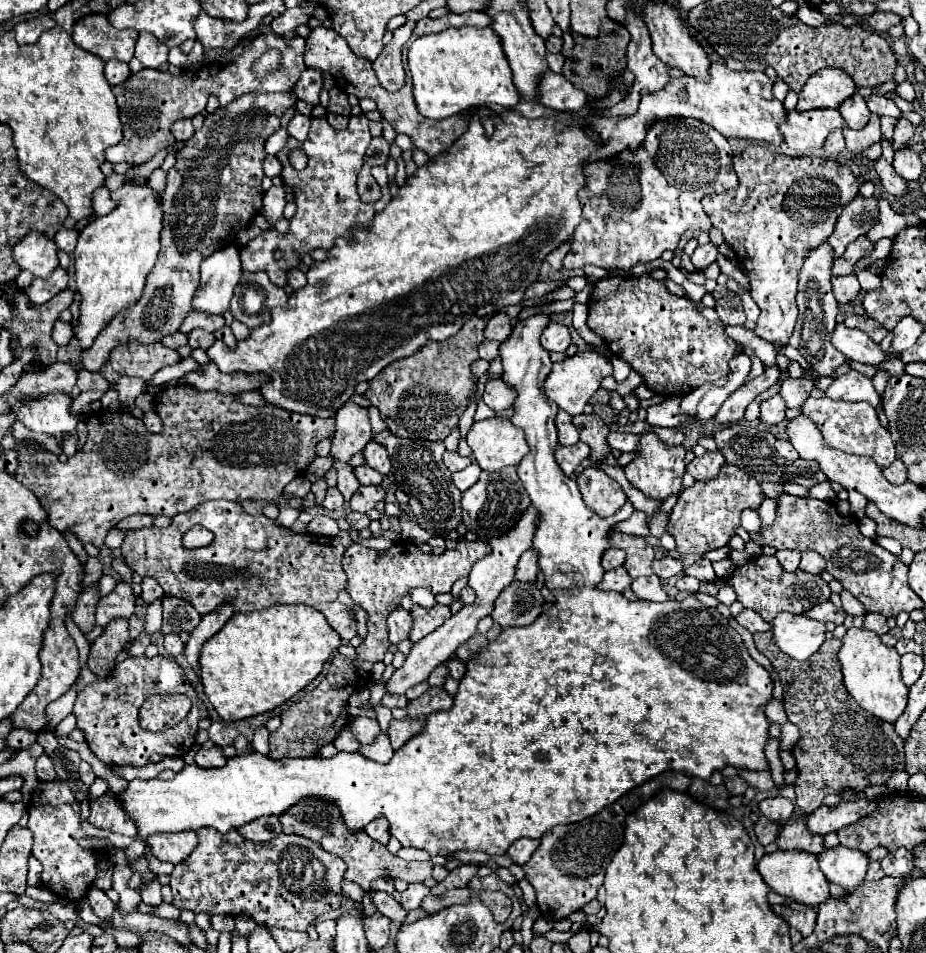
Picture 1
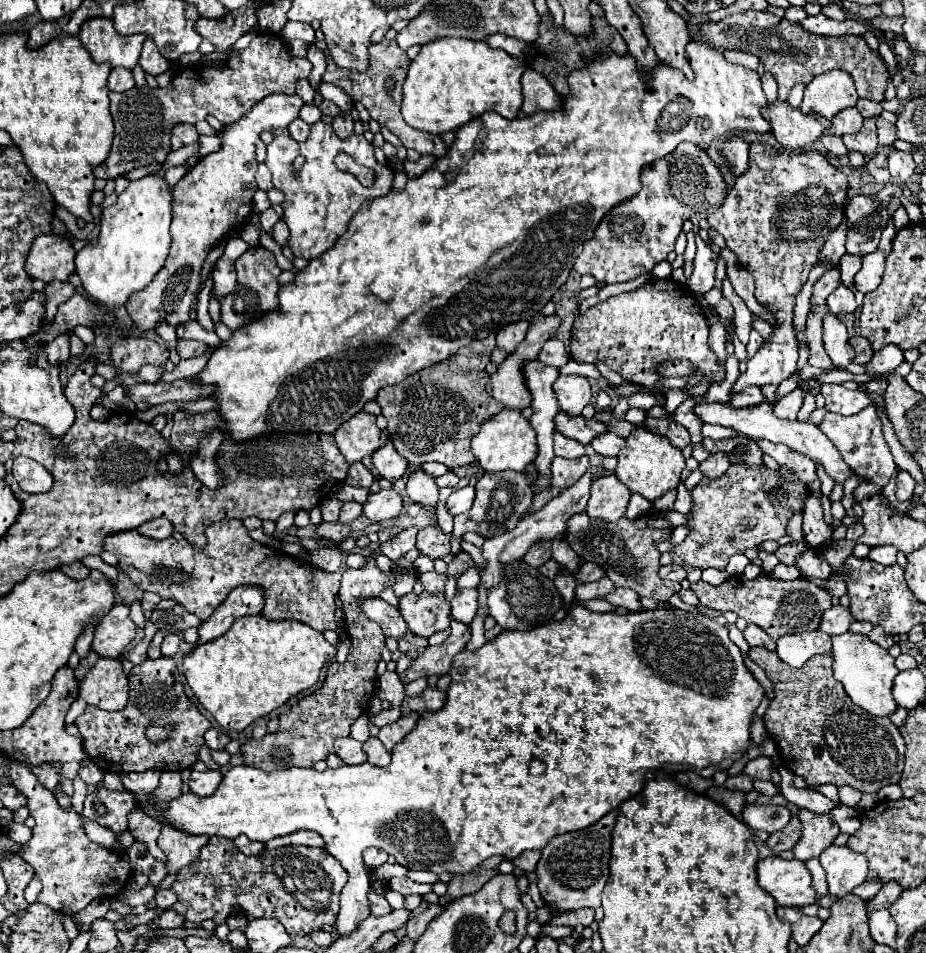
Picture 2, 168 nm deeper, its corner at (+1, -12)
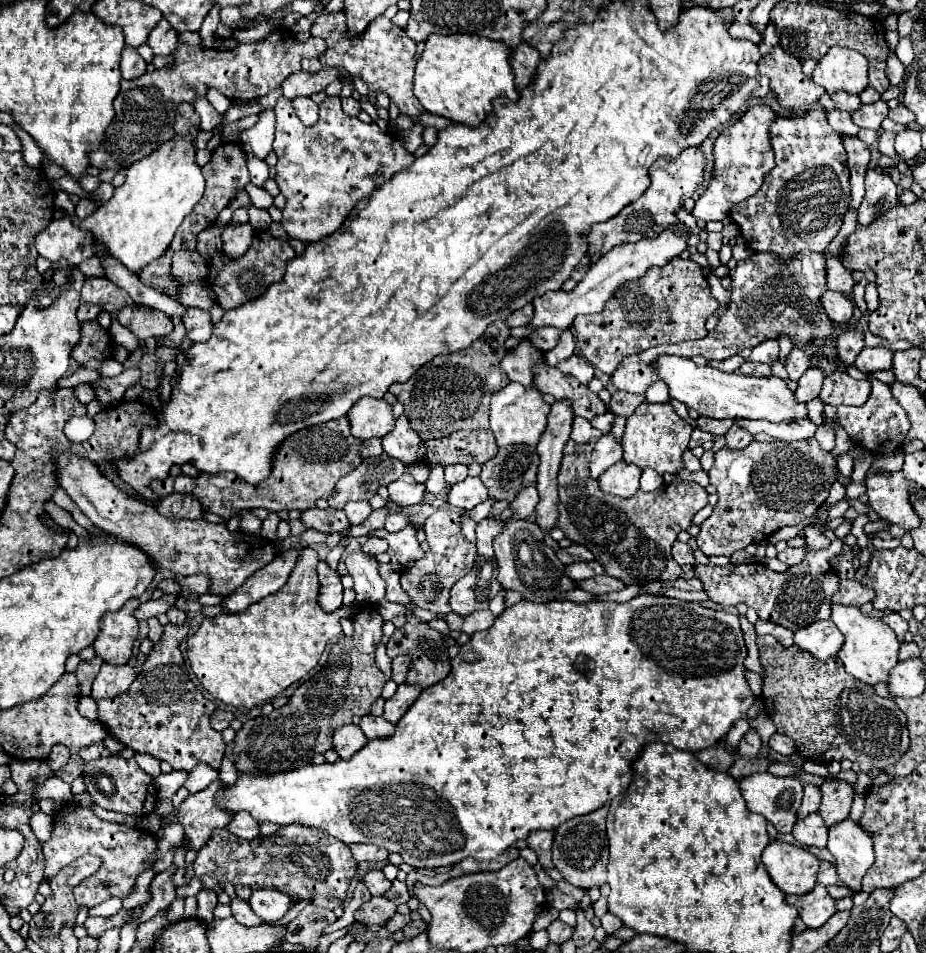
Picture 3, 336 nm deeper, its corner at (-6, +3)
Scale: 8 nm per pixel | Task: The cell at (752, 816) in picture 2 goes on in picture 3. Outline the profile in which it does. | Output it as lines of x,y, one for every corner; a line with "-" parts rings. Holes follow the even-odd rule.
756,773
750,777
740,779
740,789
742,789
742,797
748,805
748,809
752,813
760,813
766,817
768,823
772,823
780,833
790,833
794,823
796,823
796,815
802,803
802,781
798,777
776,777
772,773

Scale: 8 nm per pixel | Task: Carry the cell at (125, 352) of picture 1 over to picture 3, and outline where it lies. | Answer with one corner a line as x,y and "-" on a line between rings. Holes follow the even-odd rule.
142,305
136,307
124,307
118,313
118,321
128,327
140,341
146,341
148,337
160,337
170,335
174,325
168,315
156,309
148,309

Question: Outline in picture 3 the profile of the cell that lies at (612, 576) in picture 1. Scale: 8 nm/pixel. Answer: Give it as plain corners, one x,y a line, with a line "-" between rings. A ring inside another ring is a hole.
580,561
580,563
572,563
566,567
566,573
572,581
582,581
594,575
602,575
604,569
600,569
598,561

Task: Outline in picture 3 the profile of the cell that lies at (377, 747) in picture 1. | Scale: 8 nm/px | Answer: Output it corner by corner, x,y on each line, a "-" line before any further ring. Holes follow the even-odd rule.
364,715
360,719
360,729
364,731
364,735
368,739
388,737
394,733
394,725
390,721
386,721
384,717
374,717
374,715

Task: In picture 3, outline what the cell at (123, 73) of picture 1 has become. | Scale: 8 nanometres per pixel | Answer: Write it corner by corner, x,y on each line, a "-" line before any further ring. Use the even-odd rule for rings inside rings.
130,45
124,47
122,51
122,61
120,61
120,73
124,79
136,79
146,73
146,61
138,55
138,51

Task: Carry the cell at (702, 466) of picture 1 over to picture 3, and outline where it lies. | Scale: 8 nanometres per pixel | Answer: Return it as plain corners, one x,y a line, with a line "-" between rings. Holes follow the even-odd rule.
732,425
730,431
726,433
726,445
732,449
744,449
752,441
754,441
754,437
744,427
738,427
738,425

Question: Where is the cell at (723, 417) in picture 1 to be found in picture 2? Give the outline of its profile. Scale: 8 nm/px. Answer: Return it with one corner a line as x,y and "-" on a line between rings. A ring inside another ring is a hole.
753,386
753,388
747,388
745,392
741,392
739,396
731,396
731,406
733,408
753,408
753,406
759,406
761,402
765,400
763,392
759,386

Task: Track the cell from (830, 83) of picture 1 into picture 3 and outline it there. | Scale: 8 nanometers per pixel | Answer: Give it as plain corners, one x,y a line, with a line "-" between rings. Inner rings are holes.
830,47
818,61
812,79
816,85
822,85
826,93
844,89
858,95
868,87
868,61
854,49

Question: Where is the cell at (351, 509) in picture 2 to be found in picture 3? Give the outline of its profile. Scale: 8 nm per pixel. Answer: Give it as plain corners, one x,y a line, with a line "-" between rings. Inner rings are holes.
350,501
344,507
344,513
346,513
350,525
360,525
366,521
366,517
372,513
372,509
370,509
368,501

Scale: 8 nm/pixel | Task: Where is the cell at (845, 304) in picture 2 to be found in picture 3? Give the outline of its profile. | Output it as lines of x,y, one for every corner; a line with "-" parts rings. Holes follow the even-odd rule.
824,251
824,255
826,255
826,285
828,285
828,289
840,291
840,293
852,291
852,287
854,287
852,273
840,265
840,257
832,255
830,251

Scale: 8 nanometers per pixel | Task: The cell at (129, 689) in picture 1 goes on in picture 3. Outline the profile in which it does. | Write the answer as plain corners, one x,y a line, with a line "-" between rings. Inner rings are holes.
186,617
184,625
168,623
162,639
152,647
142,673
130,685
130,689
112,699
100,699
100,723
110,729
120,743
138,751
150,753
160,761
168,761
172,769
192,771
198,763
206,763
212,769
220,769
226,743
220,731
210,727
210,715
216,705
208,701
196,685
190,681
184,657
178,649
184,635
188,635
192,617

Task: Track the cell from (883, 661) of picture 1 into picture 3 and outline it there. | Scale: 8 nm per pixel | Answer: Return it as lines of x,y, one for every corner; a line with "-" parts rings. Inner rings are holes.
832,605
830,619
846,637
838,653
838,659
846,667
846,673
868,685
874,685
878,681
888,681
888,671
898,663
898,649
900,649
894,631
882,619
862,615
860,609
854,605

